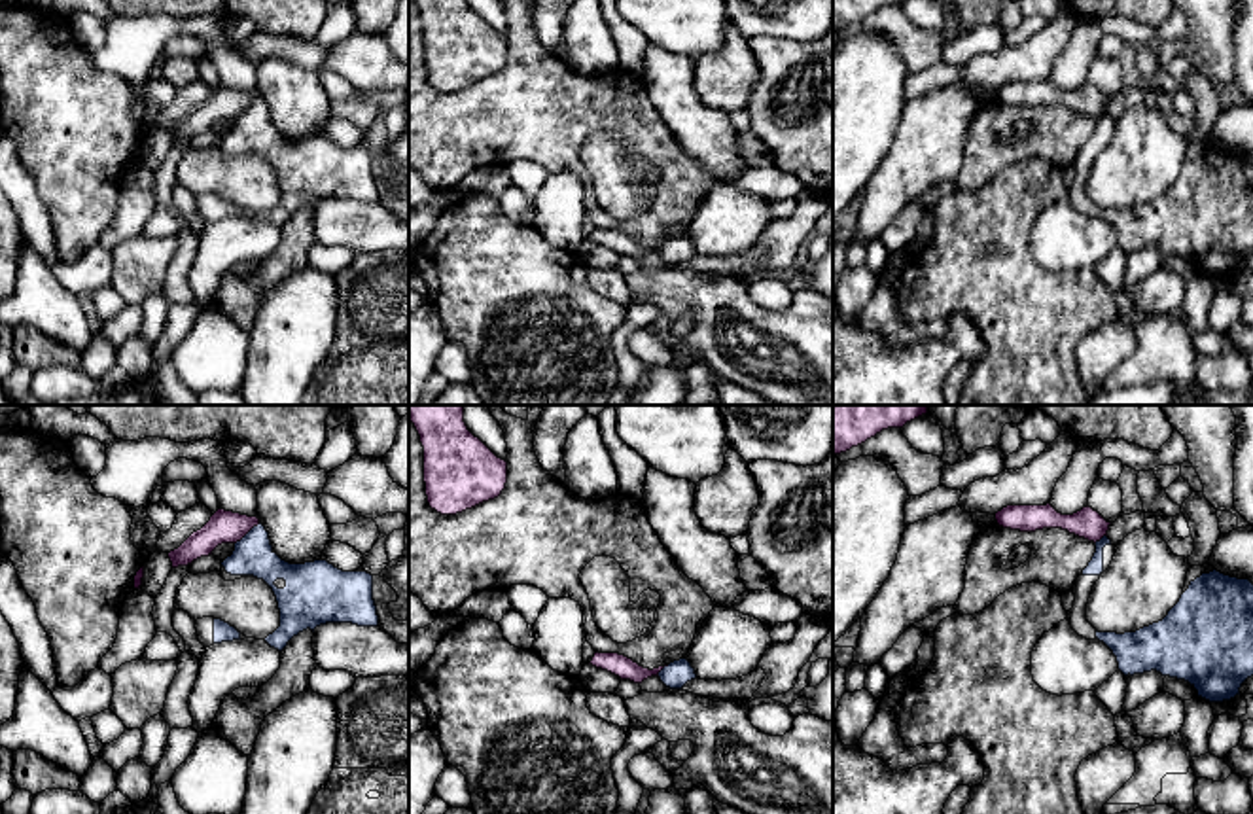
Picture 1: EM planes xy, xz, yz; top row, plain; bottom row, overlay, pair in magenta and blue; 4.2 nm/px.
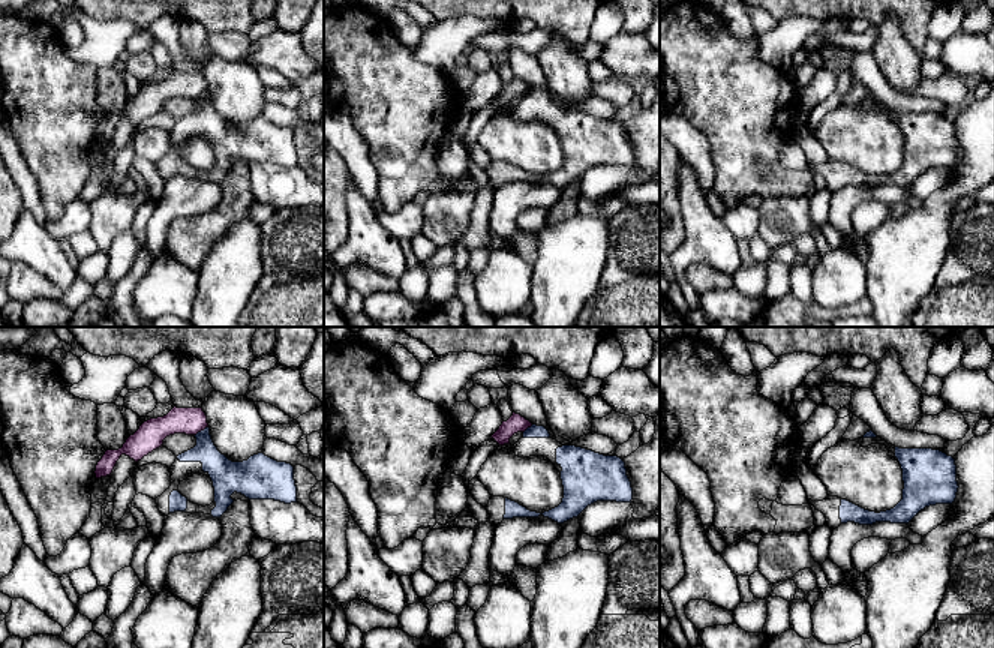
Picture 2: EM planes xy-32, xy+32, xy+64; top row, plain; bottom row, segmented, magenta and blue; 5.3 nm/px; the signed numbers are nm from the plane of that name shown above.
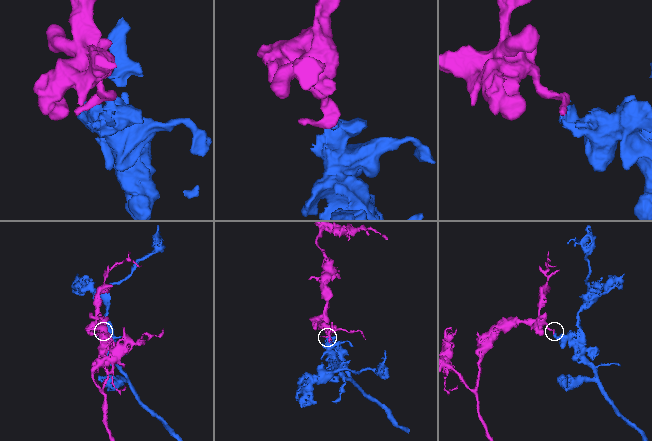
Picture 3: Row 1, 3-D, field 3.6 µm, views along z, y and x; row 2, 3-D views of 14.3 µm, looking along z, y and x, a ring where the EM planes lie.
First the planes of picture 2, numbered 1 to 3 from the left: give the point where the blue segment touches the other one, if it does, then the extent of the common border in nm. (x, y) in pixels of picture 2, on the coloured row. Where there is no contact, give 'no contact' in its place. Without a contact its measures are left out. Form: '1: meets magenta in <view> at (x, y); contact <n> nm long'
1: meets magenta in xy-32 at (201, 429); contact 90 nm long
2: meets magenta in xy+32 at (528, 426); contact 70 nm long
3: no contact

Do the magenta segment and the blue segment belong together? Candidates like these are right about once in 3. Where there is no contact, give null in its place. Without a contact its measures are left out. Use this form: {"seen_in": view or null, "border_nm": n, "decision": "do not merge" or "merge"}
{"seen_in": "xy", "border_nm": 140, "decision": "do not merge"}

